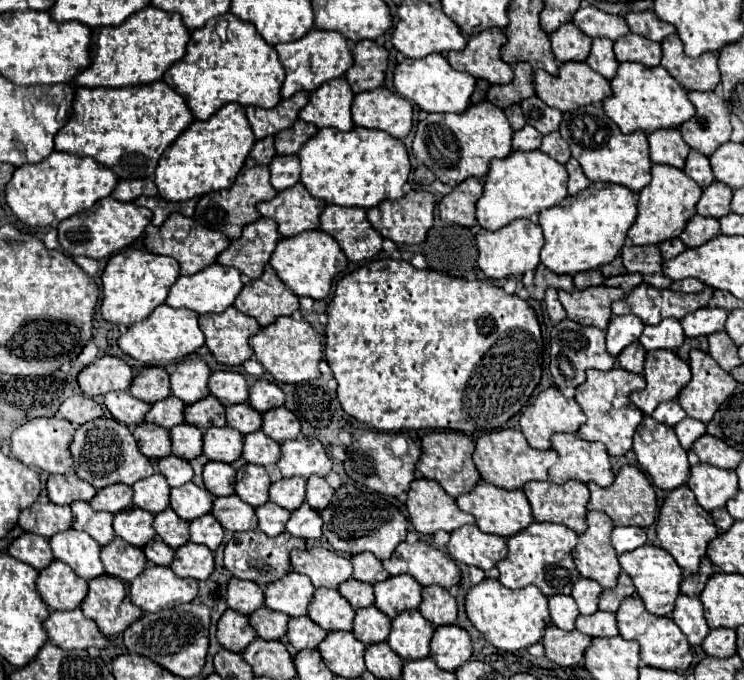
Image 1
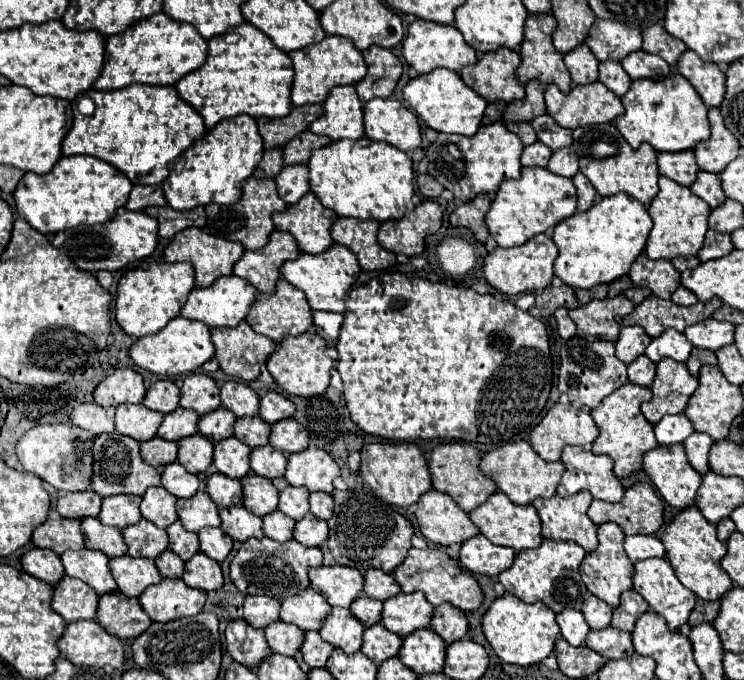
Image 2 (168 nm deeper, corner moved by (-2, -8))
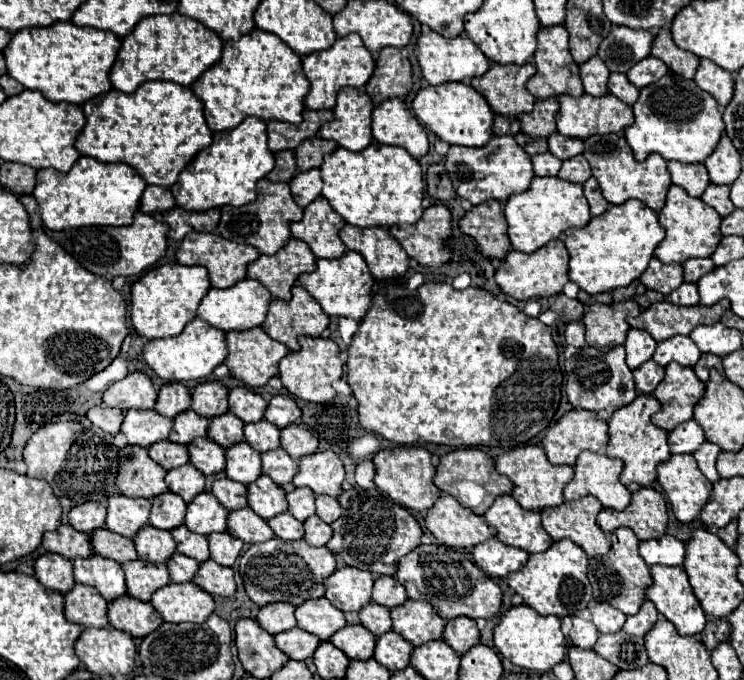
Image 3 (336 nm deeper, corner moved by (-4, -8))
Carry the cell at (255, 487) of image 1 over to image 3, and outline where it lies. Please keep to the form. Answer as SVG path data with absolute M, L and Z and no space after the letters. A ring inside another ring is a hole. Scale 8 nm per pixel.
M260 476L248 486L248 506L264 520L278 516L288 510L286 492L282 486L272 482L268 476Z

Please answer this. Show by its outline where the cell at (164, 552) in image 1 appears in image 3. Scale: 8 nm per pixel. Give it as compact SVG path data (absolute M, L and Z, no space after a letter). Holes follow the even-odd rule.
M176 552L168 562L166 562L168 570L170 570L170 578L172 582L190 582L194 580L200 564L194 558L186 558L184 554Z

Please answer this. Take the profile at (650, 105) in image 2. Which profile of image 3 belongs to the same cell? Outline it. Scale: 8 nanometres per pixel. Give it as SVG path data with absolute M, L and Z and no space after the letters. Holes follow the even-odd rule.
M666 74L662 80L646 86L640 90L640 98L636 100L634 108L634 124L630 128L626 128L624 136L628 140L628 144L634 150L634 158L638 162L646 160L646 156L650 154L660 154L666 160L678 160L684 164L698 164L704 162L706 156L710 156L710 152L714 152L714 148L718 146L718 140L724 134L724 124L722 124L722 112L718 110L718 102L704 90L700 90L692 80L684 80L682 76L676 74Z

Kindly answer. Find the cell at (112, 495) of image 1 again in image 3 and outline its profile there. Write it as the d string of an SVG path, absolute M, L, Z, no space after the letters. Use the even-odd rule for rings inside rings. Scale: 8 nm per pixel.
M122 494L108 498L106 528L110 532L134 538L140 528L148 524L150 500L146 498L126 498Z

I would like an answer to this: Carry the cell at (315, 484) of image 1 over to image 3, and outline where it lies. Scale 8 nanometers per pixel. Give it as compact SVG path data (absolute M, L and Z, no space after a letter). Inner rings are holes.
M316 496L316 514L326 524L332 524L334 520L338 520L338 516L342 516L342 508L332 496Z

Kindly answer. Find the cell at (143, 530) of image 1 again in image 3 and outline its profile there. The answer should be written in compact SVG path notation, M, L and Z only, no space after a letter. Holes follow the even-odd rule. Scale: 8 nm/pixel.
M154 526L142 528L138 536L134 536L134 544L138 550L138 558L146 562L166 562L176 552L176 542L168 530L156 530Z

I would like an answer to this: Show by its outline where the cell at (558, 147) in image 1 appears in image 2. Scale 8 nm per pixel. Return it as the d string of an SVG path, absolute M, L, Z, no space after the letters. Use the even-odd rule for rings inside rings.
M562 148L560 152L554 152L550 156L550 162L546 166L550 172L572 178L578 172L578 158L570 148Z

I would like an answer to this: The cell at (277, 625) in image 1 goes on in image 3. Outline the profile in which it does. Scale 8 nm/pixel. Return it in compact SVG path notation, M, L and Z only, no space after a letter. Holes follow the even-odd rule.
M292 628L292 630L286 630L282 634L276 636L276 644L278 648L288 654L292 660L306 660L310 656L314 656L318 644L322 640L302 628Z

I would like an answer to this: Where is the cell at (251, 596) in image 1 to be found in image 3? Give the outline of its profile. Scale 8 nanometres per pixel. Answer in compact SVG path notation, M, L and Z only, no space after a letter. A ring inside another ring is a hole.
M274 602L274 604L266 604L260 608L258 614L258 624L272 636L286 632L290 628L296 626L296 618L294 618L294 606L284 604L284 602Z

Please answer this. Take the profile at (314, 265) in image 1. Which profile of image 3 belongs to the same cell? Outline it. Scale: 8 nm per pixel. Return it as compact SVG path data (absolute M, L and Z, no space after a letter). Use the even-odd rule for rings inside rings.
M346 252L342 258L336 260L316 260L316 270L310 274L302 274L298 282L312 294L312 298L322 306L328 316L362 320L372 304L374 278L366 266L366 260L358 252Z

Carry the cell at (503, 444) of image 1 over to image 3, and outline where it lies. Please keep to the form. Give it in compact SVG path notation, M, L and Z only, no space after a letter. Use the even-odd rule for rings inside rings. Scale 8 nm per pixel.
M518 446L510 452L500 454L496 458L496 470L512 480L514 484L512 498L526 510L542 510L542 508L560 506L564 502L562 490L574 476L574 468L550 464L542 446Z

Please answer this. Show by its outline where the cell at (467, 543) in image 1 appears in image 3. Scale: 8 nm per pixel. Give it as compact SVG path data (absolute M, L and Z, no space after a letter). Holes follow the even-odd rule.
M490 538L478 544L472 556L476 566L488 572L492 578L504 578L512 572L518 572L528 560L528 554L524 550L506 546L498 538Z

